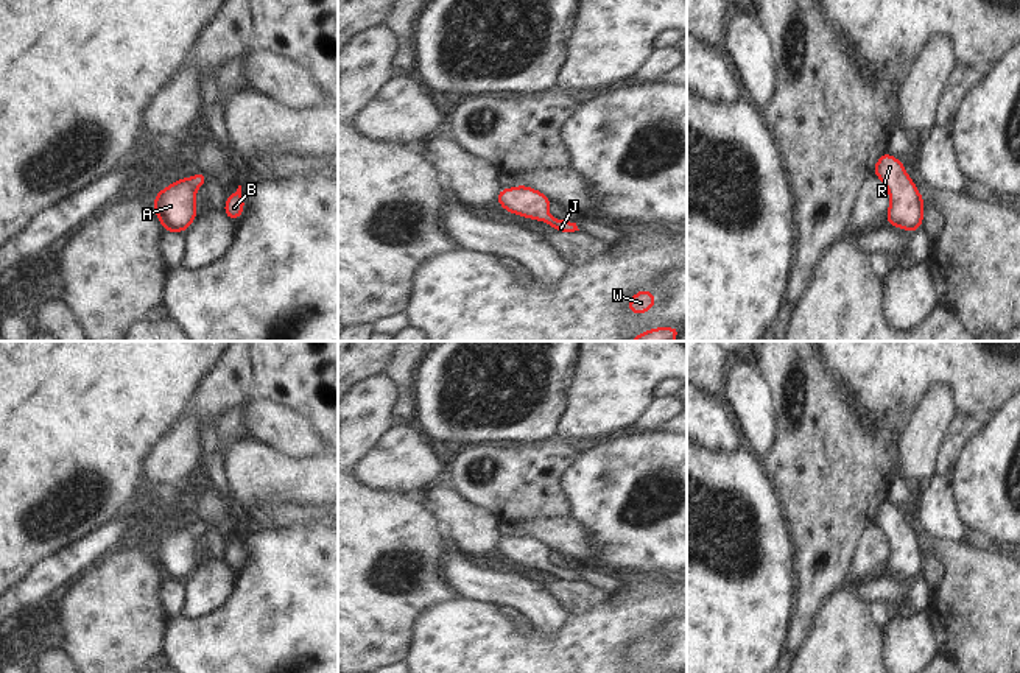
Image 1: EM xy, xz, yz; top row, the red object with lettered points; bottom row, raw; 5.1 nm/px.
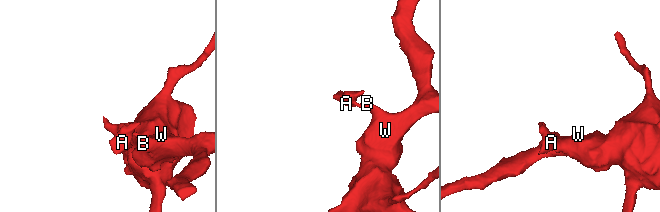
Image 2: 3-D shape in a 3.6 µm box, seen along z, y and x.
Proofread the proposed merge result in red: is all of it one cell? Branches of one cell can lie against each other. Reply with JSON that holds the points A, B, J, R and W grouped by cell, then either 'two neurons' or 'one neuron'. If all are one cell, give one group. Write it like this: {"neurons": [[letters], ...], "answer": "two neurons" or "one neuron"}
{"neurons": [["A", "B", "J", "R", "W"]], "answer": "one neuron"}

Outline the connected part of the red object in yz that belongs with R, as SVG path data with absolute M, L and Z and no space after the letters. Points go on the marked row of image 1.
M888 151L875 162L874 174L886 185L889 207L886 223L916 232L923 224L923 196L899 157Z

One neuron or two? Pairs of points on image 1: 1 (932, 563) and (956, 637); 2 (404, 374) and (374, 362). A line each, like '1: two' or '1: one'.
1: two
2: two

